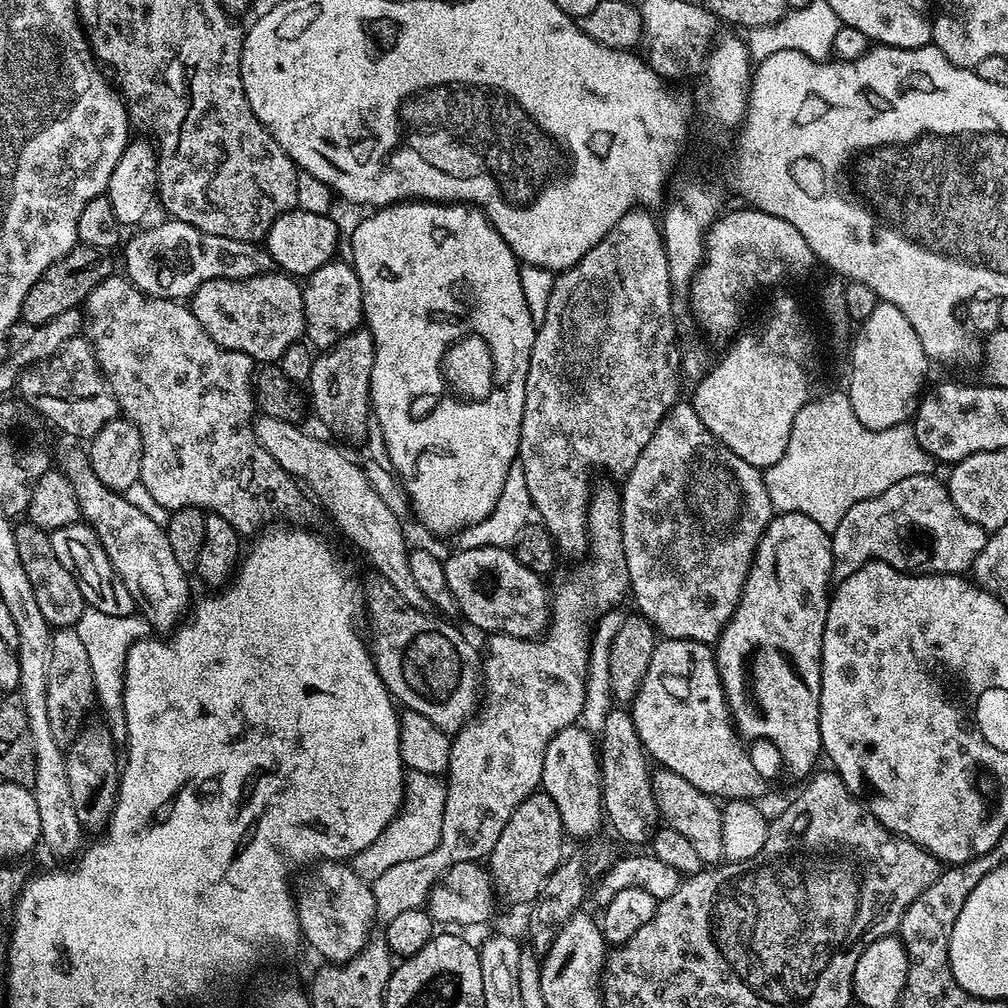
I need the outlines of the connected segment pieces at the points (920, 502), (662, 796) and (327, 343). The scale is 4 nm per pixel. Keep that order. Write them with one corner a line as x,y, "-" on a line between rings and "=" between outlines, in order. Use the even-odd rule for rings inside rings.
925,474
914,478
902,478
902,482
894,482
890,490
882,490
882,494
858,502
850,506
846,514
842,514
842,522
838,522
838,526
830,534
833,581
850,578
854,570
872,560
880,560
899,572
911,572
913,576
950,576
964,574
971,569
978,554
982,554
982,546
986,546
989,533
968,521
955,508
945,481
935,480
934,477
935,475
=
657,767
651,773
652,793
659,819
667,827
678,830
694,845
701,865
716,866
724,860
722,846
722,808
713,797
707,796
698,786
686,782
686,778
674,774
668,768
=
347,259
327,260
303,281
304,290
304,336
307,343
316,350
327,350
361,327
364,320
364,299
358,274

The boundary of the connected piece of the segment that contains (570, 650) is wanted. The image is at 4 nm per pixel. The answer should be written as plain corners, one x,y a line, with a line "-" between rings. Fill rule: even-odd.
597,487
592,493
592,502
588,506
588,538
592,561
587,565
590,570
590,618
578,616
578,632
546,630
539,642
514,638
501,632
487,637
488,645
482,648
482,703
479,705
478,715
452,736
450,762
446,773
448,794
442,818
442,838
438,846
430,850
430,854
422,854
422,858
390,866
386,874
371,881
376,915
381,921
387,922
390,918
395,918
402,914
402,910
424,908
432,887
454,864
475,864
492,853
494,842
498,842
506,822
510,822
510,814
514,814
517,806
531,792
541,787
542,766
548,744
559,732
573,727
581,719
583,703
586,702
590,629
594,621
604,613
620,606
618,604
623,602
624,596
626,600
630,592
620,529
620,498
621,493
615,487

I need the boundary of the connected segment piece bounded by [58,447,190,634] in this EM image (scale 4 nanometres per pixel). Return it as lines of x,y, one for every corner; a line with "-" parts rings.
83,447
66,449
60,456
58,468
68,477
74,498
78,498
80,520
94,530
102,550
106,552
106,558
110,558
112,569
126,590
130,590
130,598
134,598
139,615
147,620
149,629
156,631
157,628
160,634
175,629
185,619
190,608
189,573
178,566
174,559
170,540
166,538
161,521
159,524
138,505
131,504
127,495
102,486
102,482
94,478
88,453

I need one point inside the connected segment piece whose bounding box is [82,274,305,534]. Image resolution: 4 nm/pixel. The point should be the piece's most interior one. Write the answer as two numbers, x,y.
191,401

